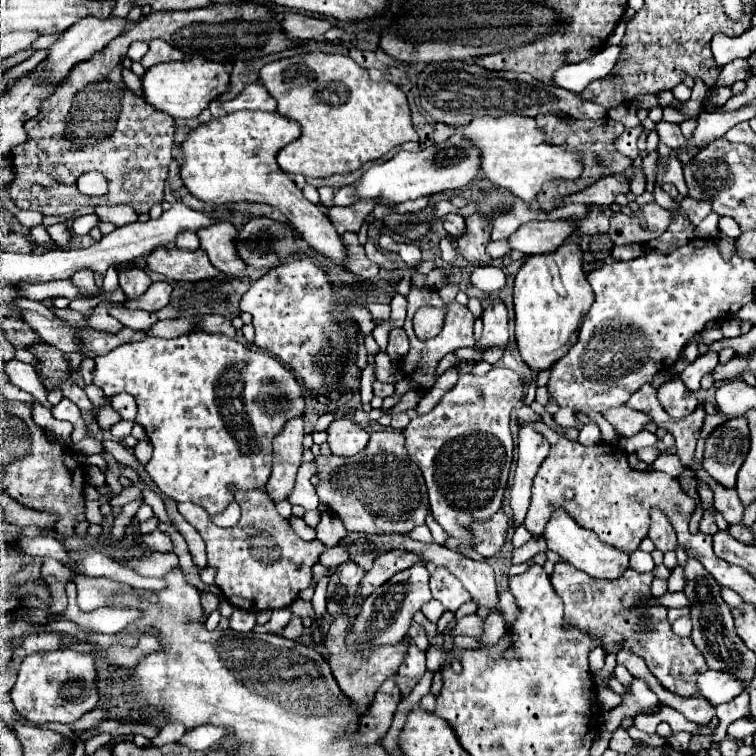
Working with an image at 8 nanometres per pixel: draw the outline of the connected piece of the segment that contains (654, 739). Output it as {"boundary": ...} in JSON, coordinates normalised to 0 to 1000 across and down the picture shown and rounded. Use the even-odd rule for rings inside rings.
{"boundary":[[[833,964],[833,967],[831,967],[831,971],[836,972],[839,978],[844,978],[844,980],[853,983],[861,988],[870,988],[882,984],[882,978],[870,974],[868,970],[856,971],[849,970],[849,967],[841,967],[841,964]]]}

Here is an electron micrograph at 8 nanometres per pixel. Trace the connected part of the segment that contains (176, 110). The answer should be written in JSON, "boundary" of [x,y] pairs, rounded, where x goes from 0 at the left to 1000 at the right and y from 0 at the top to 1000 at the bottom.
{"boundary":[[[251,75],[246,81],[230,83],[209,83],[188,99],[188,123],[190,134],[204,144],[222,149],[230,157],[259,157],[275,136],[299,120],[304,104],[302,94],[294,83],[283,83],[267,75]]]}

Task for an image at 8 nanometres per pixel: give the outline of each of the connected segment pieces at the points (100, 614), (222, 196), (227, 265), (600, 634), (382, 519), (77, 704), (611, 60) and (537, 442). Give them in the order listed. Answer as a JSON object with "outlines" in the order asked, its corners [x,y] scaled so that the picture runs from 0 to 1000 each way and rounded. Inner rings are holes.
{"outlines":[[[[89,770],[86,779],[90,788],[90,803],[87,803],[87,808],[82,808],[82,819],[103,824],[114,835],[153,837],[153,835],[164,832],[172,821],[177,821],[185,813],[183,806],[127,806],[127,808],[111,811],[101,800],[101,774],[97,770]]],[[[310,147],[288,157],[278,157],[275,163],[265,163],[251,171],[246,184],[238,189],[243,205],[238,237],[251,258],[270,269],[294,271],[341,266],[368,274],[418,335],[450,353],[458,353],[460,329],[452,311],[447,311],[434,284],[423,279],[421,271],[410,269],[365,216],[365,202],[392,181],[397,181],[397,165],[373,155],[366,147]]],[[[304,292],[283,295],[280,300],[270,300],[270,306],[262,306],[267,329],[272,329],[278,345],[283,353],[288,353],[294,361],[302,361],[307,366],[315,366],[323,361],[323,348],[315,343],[312,329],[307,327],[307,316],[312,313],[312,303]]],[[[738,742],[733,747],[730,761],[728,761],[733,782],[746,795],[746,827],[749,829],[757,829],[757,832],[788,840],[794,845],[794,853],[796,853],[796,858],[802,864],[817,864],[820,858],[831,858],[831,856],[825,856],[825,840],[831,840],[831,835],[825,835],[825,824],[836,824],[836,861],[854,874],[854,880],[862,888],[862,893],[884,914],[894,917],[894,919],[902,919],[902,922],[915,922],[915,919],[921,919],[921,901],[918,901],[918,896],[926,888],[934,888],[937,880],[931,877],[931,869],[926,866],[926,861],[921,861],[921,856],[918,856],[913,843],[897,843],[897,840],[889,837],[886,824],[881,819],[884,806],[878,800],[873,800],[873,798],[854,800],[852,798],[852,792],[862,790],[862,784],[860,784],[862,766],[865,766],[862,758],[844,758],[839,753],[825,755],[817,766],[810,766],[810,769],[804,769],[804,766],[786,766],[786,763],[759,753],[749,742]]],[[[521,567],[497,570],[489,575],[489,589],[466,607],[444,602],[423,602],[415,607],[423,639],[418,652],[423,665],[431,668],[444,684],[452,687],[460,702],[476,705],[508,705],[526,702],[540,705],[550,694],[558,694],[566,681],[566,652],[558,623],[542,610],[534,594],[534,575]],[[452,618],[455,626],[452,628]]],[[[95,858],[42,864],[26,877],[24,898],[13,919],[21,940],[40,956],[98,956],[111,943],[122,940],[130,930],[127,872],[122,866],[101,864]]],[[[802,60],[799,67],[791,67],[786,75],[770,83],[741,89],[741,94],[735,94],[735,112],[757,123],[767,123],[783,107],[802,102],[810,94],[817,73],[820,73],[820,60]]],[[[688,560],[685,575],[685,615],[680,628],[680,644],[675,655],[675,668],[680,676],[680,697],[696,684],[701,665],[701,644],[714,612],[728,597],[728,586],[706,567],[706,560]]]]}

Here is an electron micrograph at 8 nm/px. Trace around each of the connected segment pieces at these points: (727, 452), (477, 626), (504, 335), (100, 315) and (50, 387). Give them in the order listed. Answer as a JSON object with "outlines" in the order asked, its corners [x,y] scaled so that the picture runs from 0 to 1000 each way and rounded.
{"outlines":[[[[984,552],[963,554],[947,565],[931,589],[929,618],[958,644],[971,644],[974,626],[989,599],[989,562]]],[[[632,813],[611,816],[598,832],[598,840],[624,840],[627,845],[632,845],[635,837],[638,837],[638,819]]],[[[653,398],[648,409],[640,409],[638,414],[638,446],[635,446],[635,462],[669,462],[672,456],[672,411],[664,398]]],[[[135,393],[135,398],[124,409],[124,414],[116,419],[114,430],[124,433],[124,435],[132,435],[132,438],[156,438],[161,433],[161,427],[156,422],[151,422],[151,419],[143,417],[146,406],[151,406],[151,403],[140,393]]],[[[45,454],[37,459],[37,464],[53,478],[53,483],[48,485],[48,493],[56,504],[56,509],[61,512],[61,517],[71,517],[79,512],[79,504],[90,501],[95,488],[93,480],[87,475],[87,467],[82,467],[79,462],[63,456],[63,454]]]]}

